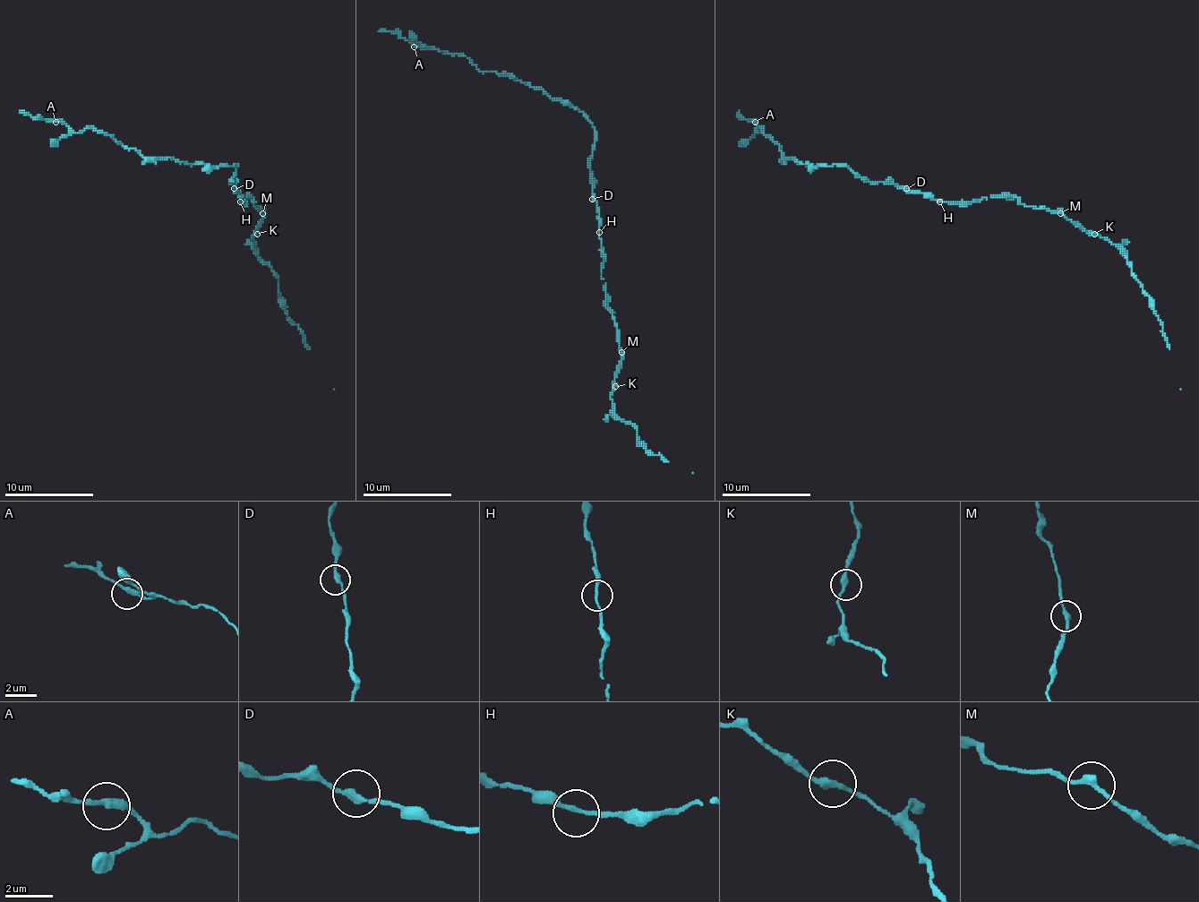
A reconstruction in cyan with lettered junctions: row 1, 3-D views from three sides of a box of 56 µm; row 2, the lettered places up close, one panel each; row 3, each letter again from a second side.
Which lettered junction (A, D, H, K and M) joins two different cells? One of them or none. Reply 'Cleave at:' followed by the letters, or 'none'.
Cleave at: none

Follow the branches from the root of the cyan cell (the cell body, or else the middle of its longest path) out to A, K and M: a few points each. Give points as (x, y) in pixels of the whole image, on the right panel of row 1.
A: (939, 200), (893, 184), (864, 182), (846, 167), (800, 164), (783, 158), (761, 128), (757, 133), (755, 122)
K: (939, 200), (975, 201), (984, 197), (1015, 197), (1027, 206), (1057, 210), (1093, 233)
M: (939, 200), (975, 201), (984, 197), (1015, 197), (1027, 206), (1060, 213)

